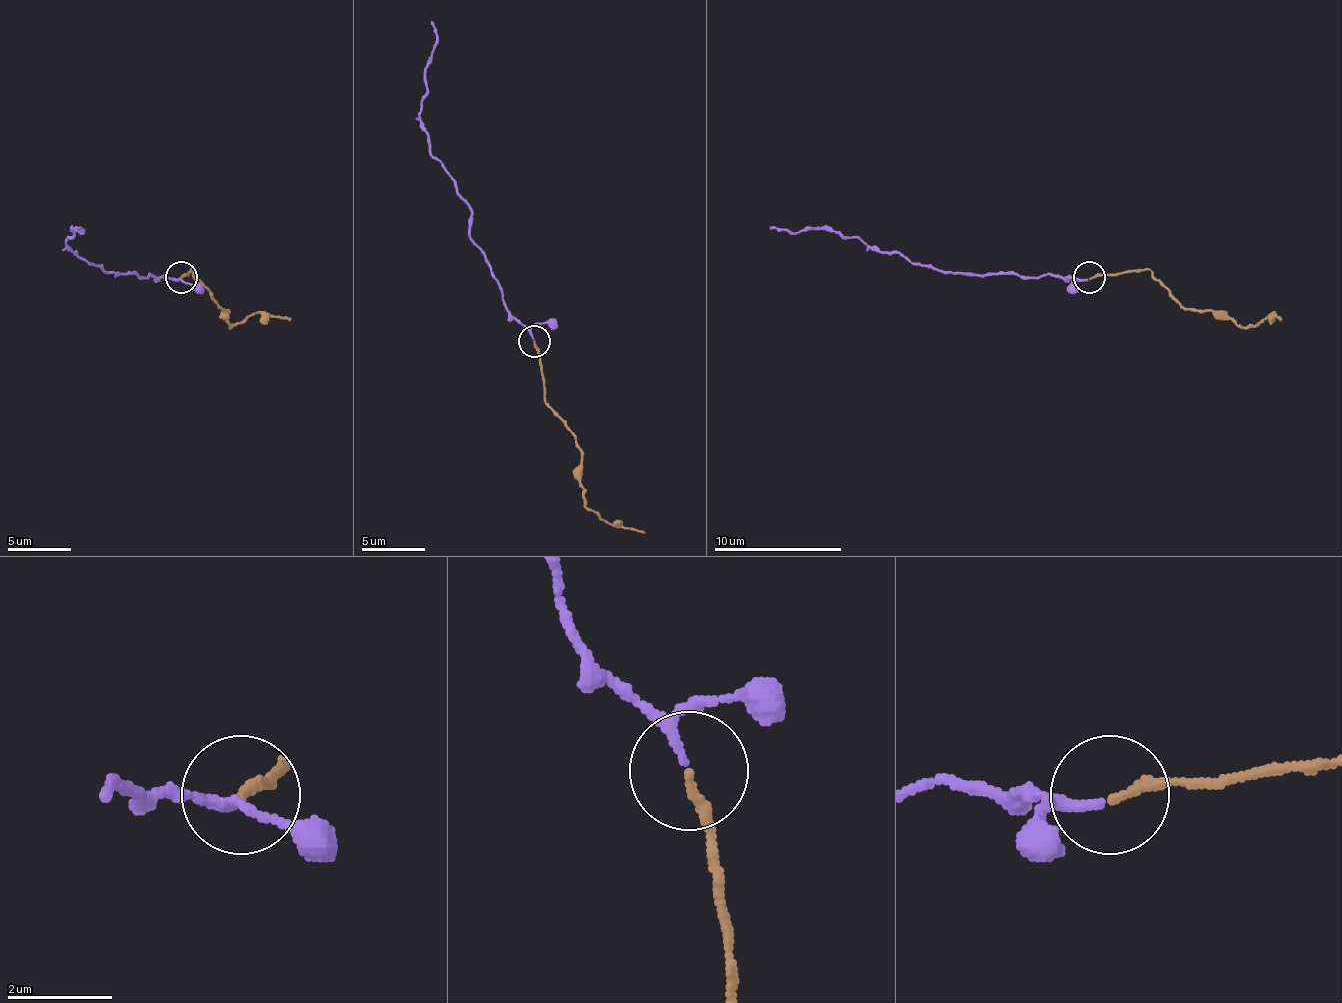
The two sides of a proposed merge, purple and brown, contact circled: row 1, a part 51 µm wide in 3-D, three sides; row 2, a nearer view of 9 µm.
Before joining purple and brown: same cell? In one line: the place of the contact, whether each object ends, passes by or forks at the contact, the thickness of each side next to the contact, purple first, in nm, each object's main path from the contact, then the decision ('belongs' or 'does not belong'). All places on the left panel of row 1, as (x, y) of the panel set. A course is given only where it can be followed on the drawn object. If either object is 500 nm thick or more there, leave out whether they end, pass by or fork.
place (181, 277); purple passes by; brown ends; calibres 140 and 190 nm; course purple (180, 280), (157, 280), (151, 273), (116, 273), (87, 264), (68, 245), (71, 229), (84, 229), (77, 229); course brown (180, 277), (189, 270), (221, 309), (228, 312), (231, 328), (257, 312), (292, 318); belongs

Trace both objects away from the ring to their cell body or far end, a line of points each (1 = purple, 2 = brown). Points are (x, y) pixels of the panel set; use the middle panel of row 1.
1: (533, 338), (504, 303), (501, 284), (469, 236), (472, 207), (431, 153), (421, 117), (437, 37), (431, 21)
2: (533, 341), (543, 399), (575, 437), (584, 501), (610, 524), (645, 533)

